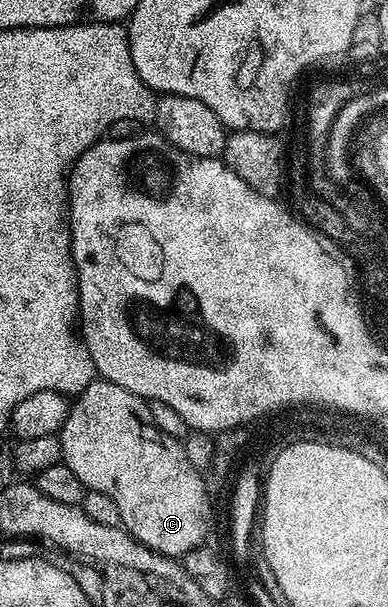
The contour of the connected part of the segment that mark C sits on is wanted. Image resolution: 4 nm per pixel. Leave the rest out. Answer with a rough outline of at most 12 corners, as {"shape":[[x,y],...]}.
{"shape":[[96,377],[62,462],[142,545],[183,557],[214,514],[181,440]]}

